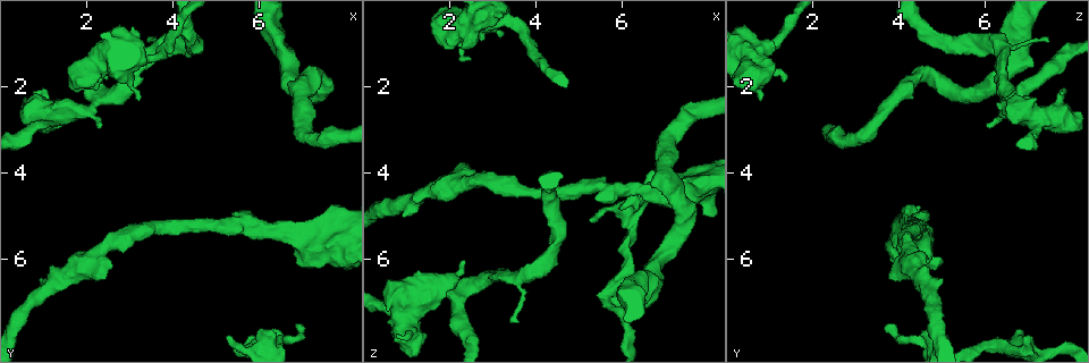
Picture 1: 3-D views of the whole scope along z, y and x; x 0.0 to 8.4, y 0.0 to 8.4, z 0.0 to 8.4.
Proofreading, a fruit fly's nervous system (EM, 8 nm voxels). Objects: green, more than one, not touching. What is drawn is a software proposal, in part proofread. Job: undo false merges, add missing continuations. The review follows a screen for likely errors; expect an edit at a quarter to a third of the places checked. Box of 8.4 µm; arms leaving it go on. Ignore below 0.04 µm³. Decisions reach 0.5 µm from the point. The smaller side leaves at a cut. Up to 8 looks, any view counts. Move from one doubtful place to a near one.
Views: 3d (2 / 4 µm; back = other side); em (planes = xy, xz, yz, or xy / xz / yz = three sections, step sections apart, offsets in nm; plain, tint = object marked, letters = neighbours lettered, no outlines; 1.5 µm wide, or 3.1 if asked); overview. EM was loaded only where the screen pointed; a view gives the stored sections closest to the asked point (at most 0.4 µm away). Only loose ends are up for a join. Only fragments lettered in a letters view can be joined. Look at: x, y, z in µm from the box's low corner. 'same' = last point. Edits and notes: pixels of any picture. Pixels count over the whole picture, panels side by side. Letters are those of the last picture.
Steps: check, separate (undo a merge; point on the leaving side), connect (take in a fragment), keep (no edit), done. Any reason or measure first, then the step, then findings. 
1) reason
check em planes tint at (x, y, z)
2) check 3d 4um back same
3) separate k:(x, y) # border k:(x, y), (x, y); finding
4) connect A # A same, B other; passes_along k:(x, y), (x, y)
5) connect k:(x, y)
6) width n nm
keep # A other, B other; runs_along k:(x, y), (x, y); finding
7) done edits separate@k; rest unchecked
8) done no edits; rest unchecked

check em planes letters at (5.25, 7.80, 5.15)

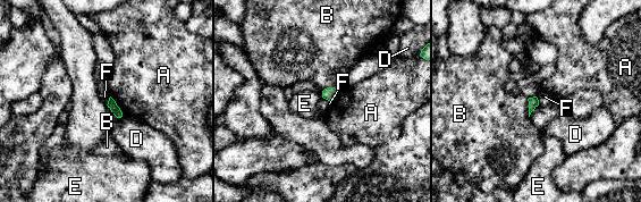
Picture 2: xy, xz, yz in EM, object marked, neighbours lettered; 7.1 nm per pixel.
longest_contact A 190 nm
keep # A other, B other, D other, E other, F other; border 2:(322, 98), (330, 102); none of them fits

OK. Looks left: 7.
branch stops here
check em yz step 4 letters at (2.35, 2.85, 6.00)

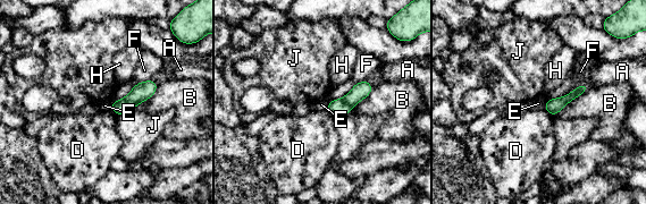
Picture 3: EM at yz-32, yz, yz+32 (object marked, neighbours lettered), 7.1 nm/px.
keep # A other, B other, D other, E other, F other, H other, J other; border 3:(328, 101), (325, 109); none of them fits

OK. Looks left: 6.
free end
check em xy step 4 letters at (0.80, 2.15, 7.75)

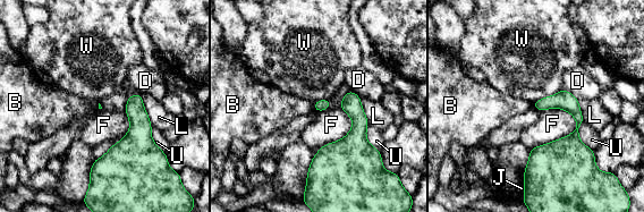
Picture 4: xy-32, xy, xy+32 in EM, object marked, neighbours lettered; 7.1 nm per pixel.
keep # B other, D other, F other, J other, L other, U other, W other; border 4:(562, 88), (532, 103); none of them fits

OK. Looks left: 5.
done no edits; rest unchecked

